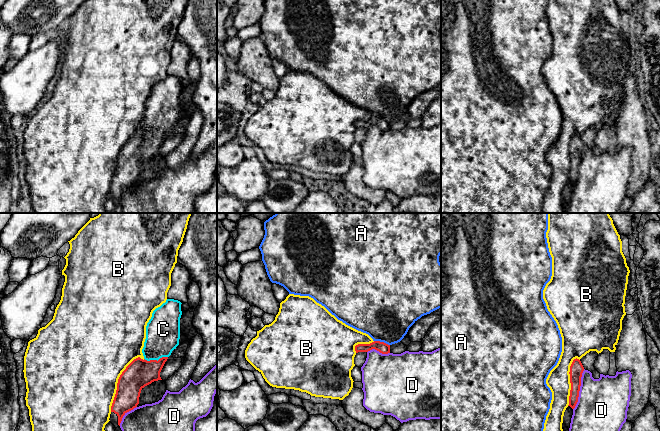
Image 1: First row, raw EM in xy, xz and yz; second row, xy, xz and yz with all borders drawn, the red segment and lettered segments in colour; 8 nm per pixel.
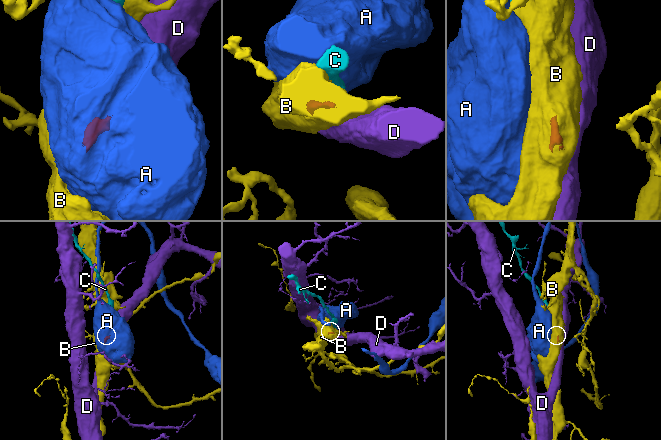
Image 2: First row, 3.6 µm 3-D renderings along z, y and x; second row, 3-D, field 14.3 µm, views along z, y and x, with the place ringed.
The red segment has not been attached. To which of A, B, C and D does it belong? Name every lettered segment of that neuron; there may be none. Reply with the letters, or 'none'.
C

